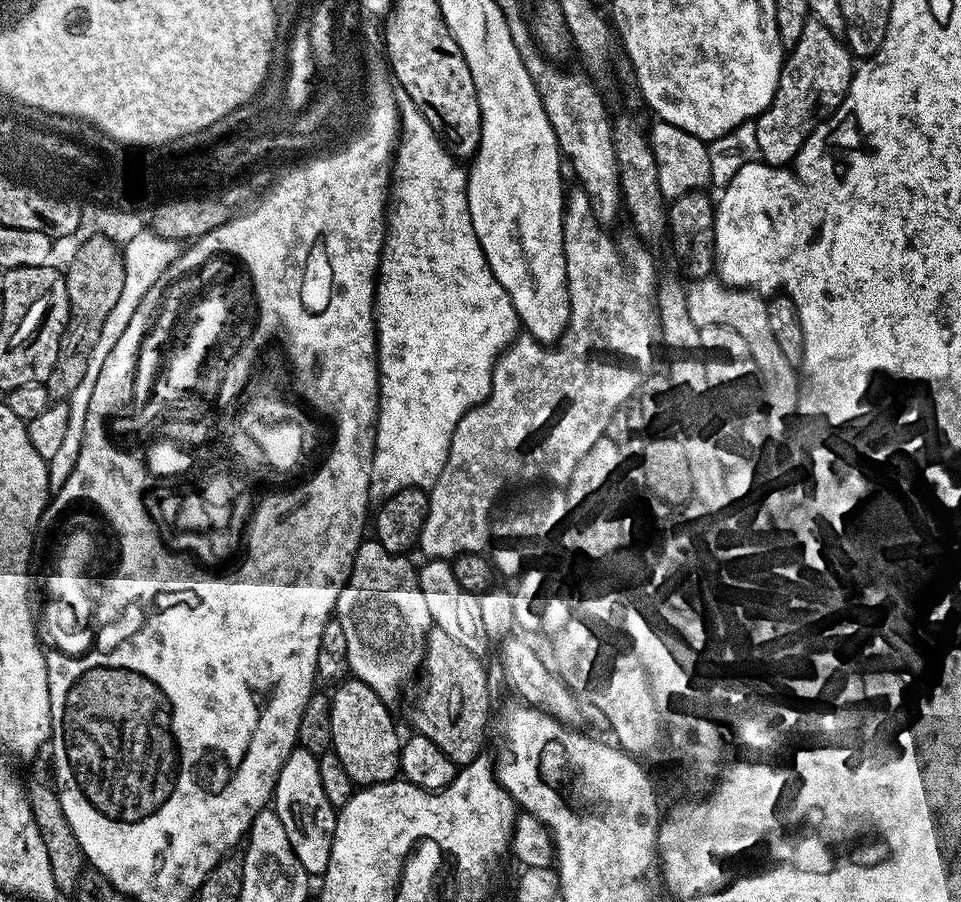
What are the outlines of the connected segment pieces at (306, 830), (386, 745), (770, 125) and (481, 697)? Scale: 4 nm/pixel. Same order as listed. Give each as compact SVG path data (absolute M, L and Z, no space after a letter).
M299 746L286 758L276 779L274 810L290 838L290 846L298 862L309 874L323 874L330 862L332 835L336 829L337 809L322 791L322 778L318 778L318 758Z
M347 678L335 685L330 699L331 751L346 766L353 785L367 786L397 779L400 770L402 735L392 721L389 705L385 704L366 682Z
M815 18L808 19L806 30L802 30L802 38L798 38L798 42L791 45L790 51L787 53L784 69L780 71L778 90L774 94L770 106L754 121L758 134L759 159L763 163L773 166L791 165L806 142L806 138L815 130L817 124L831 116L837 106L844 101L852 81L853 71L854 57L848 51L845 41L837 33L828 30L822 22L818 22Z
M433 627L428 634L428 642L424 646L423 671L428 671L428 685L424 693L416 700L416 728L421 736L430 738L446 758L450 758L457 766L474 762L484 751L484 735L488 732L488 707L492 700L488 697L488 672L484 669L485 661L479 656L470 654L466 646L461 646L455 638L450 638L446 630Z

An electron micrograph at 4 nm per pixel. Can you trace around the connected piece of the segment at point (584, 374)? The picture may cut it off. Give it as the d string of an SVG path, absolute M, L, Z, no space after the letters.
M580 186L574 188L564 202L564 257L570 298L568 328L555 346L545 346L527 334L517 335L496 360L490 394L458 422L446 466L442 466L438 482L428 492L426 526L422 526L418 545L425 557L451 561L464 552L483 553L488 535L491 537L494 532L492 507L504 488L516 488L540 479L549 480L552 486L564 486L560 484L567 480L569 483L588 451L605 439L617 412L629 403L631 396L633 399L639 393L641 384L653 371L658 321L652 264L640 260L633 268L627 268L619 246L596 219L588 193Z

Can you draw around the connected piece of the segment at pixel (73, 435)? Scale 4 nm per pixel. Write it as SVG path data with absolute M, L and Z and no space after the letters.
M151 230L142 231L135 235L130 242L122 245L124 253L124 281L122 282L122 294L118 297L118 302L114 305L114 310L106 314L106 322L102 325L102 334L98 334L98 346L94 346L94 354L90 354L86 374L82 377L82 382L74 389L74 394L67 398L68 421L66 422L66 434L62 437L62 442L58 445L58 451L54 458L48 462L48 487L58 490L70 478L74 466L78 462L78 454L82 450L82 438L86 430L86 410L90 410L90 394L94 394L96 383L98 382L98 369L106 359L106 354L114 350L114 342L122 338L122 330L126 330L126 325L130 323L130 318L134 318L134 310L138 310L138 302L142 302L142 294L150 290L152 283L178 258L182 251L181 241L160 237L159 234Z

